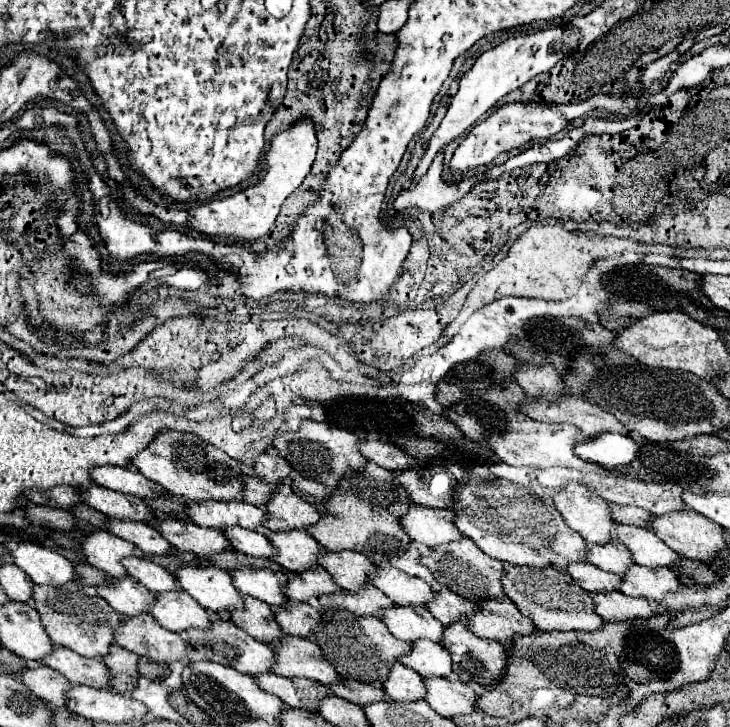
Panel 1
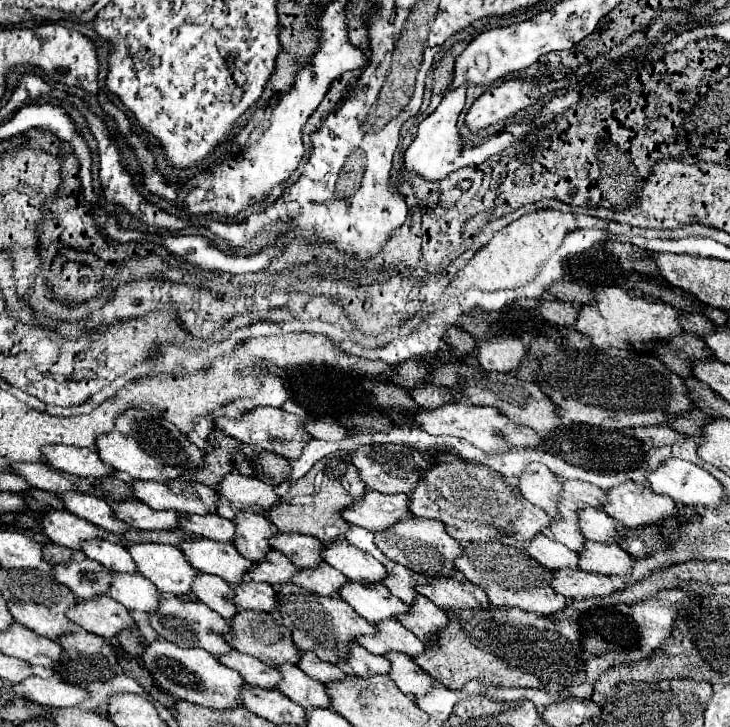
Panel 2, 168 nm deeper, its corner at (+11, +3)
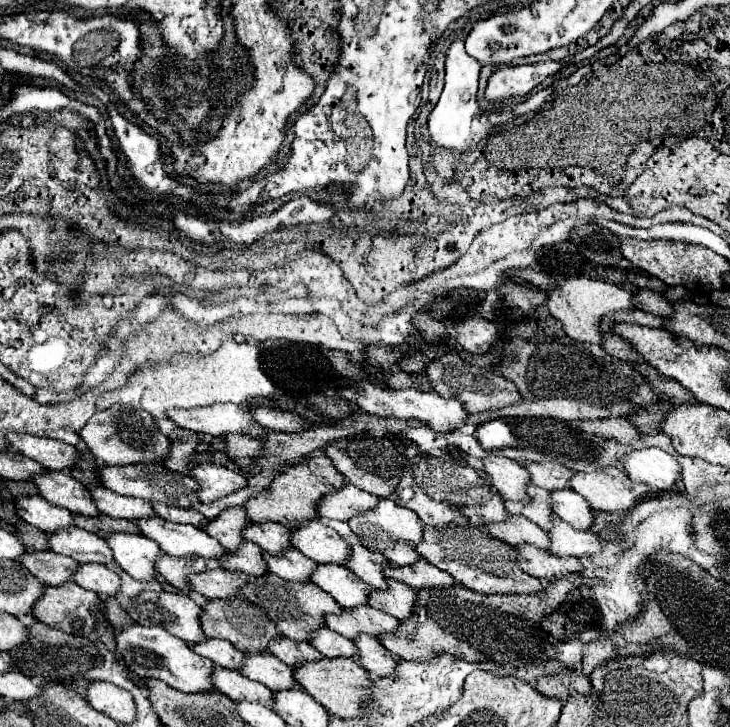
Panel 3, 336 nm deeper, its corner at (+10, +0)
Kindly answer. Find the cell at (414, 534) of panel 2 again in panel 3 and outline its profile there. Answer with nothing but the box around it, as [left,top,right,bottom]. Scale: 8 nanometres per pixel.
[348,499,424,551]

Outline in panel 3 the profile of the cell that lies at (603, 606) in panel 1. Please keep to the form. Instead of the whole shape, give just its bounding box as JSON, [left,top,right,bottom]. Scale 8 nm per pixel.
[518,545,584,583]

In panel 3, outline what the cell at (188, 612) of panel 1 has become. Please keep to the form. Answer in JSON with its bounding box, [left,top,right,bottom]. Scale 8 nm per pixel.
[74,563,122,597]

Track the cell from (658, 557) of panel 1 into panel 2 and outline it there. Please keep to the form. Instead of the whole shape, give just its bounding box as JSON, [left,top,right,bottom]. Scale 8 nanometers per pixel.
[577,506,619,544]

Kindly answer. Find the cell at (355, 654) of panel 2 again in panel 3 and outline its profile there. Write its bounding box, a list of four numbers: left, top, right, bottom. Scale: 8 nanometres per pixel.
[310,627,358,659]

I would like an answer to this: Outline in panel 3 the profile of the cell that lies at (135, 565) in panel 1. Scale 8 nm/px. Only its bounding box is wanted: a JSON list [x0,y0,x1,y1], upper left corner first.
[48,527,114,565]

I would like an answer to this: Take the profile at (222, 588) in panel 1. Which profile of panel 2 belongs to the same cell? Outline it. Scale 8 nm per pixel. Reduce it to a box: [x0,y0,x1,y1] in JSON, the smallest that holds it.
[127,544,197,596]

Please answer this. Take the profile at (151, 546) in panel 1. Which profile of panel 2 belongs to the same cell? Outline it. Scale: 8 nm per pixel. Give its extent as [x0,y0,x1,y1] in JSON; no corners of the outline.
[57,492,127,534]

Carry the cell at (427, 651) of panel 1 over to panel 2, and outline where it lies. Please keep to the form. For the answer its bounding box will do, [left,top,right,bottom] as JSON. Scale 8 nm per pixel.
[355,620,425,656]

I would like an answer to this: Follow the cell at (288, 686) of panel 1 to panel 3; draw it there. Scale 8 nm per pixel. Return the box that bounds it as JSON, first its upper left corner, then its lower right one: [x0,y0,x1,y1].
[192,639,246,671]

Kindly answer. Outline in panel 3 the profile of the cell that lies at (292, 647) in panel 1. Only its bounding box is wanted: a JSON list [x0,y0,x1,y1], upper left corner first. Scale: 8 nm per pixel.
[202,595,282,653]

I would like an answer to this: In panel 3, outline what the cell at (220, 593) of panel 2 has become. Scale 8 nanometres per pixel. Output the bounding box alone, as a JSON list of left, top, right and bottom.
[156,555,206,593]

